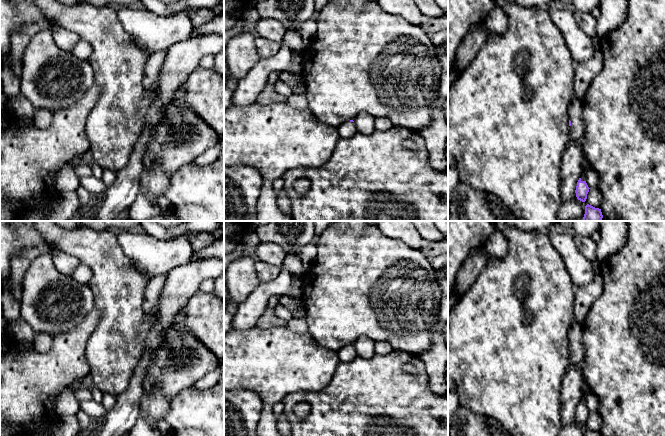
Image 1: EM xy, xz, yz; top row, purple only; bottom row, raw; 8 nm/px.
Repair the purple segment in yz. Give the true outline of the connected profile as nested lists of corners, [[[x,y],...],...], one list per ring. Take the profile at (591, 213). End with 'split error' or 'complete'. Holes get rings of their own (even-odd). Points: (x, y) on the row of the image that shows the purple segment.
[[[589,204],[585,206],[583,221],[601,221],[603,218],[601,209],[595,208]]] | complete

